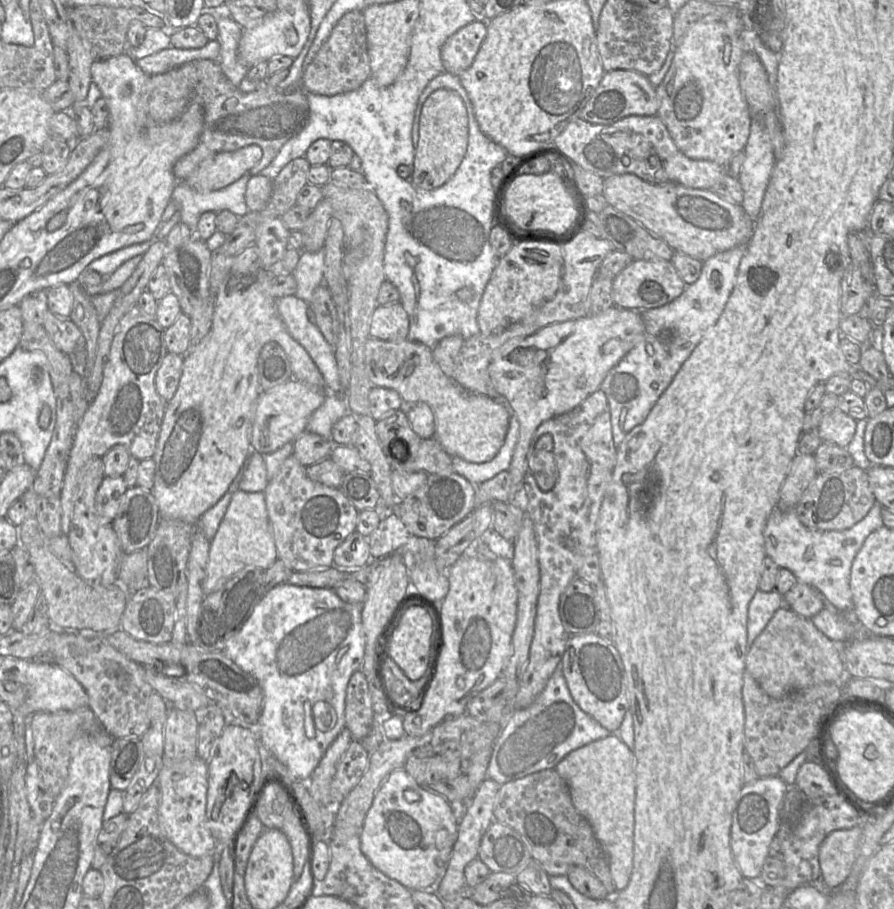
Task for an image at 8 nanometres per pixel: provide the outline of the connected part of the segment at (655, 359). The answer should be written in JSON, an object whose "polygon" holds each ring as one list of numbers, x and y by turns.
{"polygon":[[747,246,733,247,703,261,699,278,694,283,686,285,682,294,673,301,653,309,636,310,640,311,644,322,642,339,608,372,600,386,608,400,613,440,617,448,633,428,646,420,684,361,720,317,734,288,740,261,746,253]]}

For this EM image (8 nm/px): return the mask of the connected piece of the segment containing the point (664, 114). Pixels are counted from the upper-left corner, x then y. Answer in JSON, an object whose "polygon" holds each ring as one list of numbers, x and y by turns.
{"polygon":[[718,21,695,22,675,48,672,64,662,82,655,88,658,98,656,115,666,126,676,147,686,157,708,160,727,167,731,158,745,148,751,116,739,84,739,64,744,53,744,40,736,33,730,33,726,25]]}

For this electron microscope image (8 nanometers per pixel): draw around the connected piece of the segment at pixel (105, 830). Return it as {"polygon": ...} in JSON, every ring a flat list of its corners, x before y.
{"polygon":[[124,812,105,821,97,836,92,868,100,870,108,856,116,847,119,838,126,828,128,815]]}

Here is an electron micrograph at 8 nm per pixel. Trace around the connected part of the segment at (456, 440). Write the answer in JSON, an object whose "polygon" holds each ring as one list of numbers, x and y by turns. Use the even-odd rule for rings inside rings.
{"polygon":[[369,337,365,348,365,365,374,387,395,390,405,405,425,402,431,407,435,419,434,437,451,457,460,457,471,463,484,463,492,460,503,446,511,415,508,406,502,399,492,399,463,389,444,374,428,346,408,339,380,340]]}

